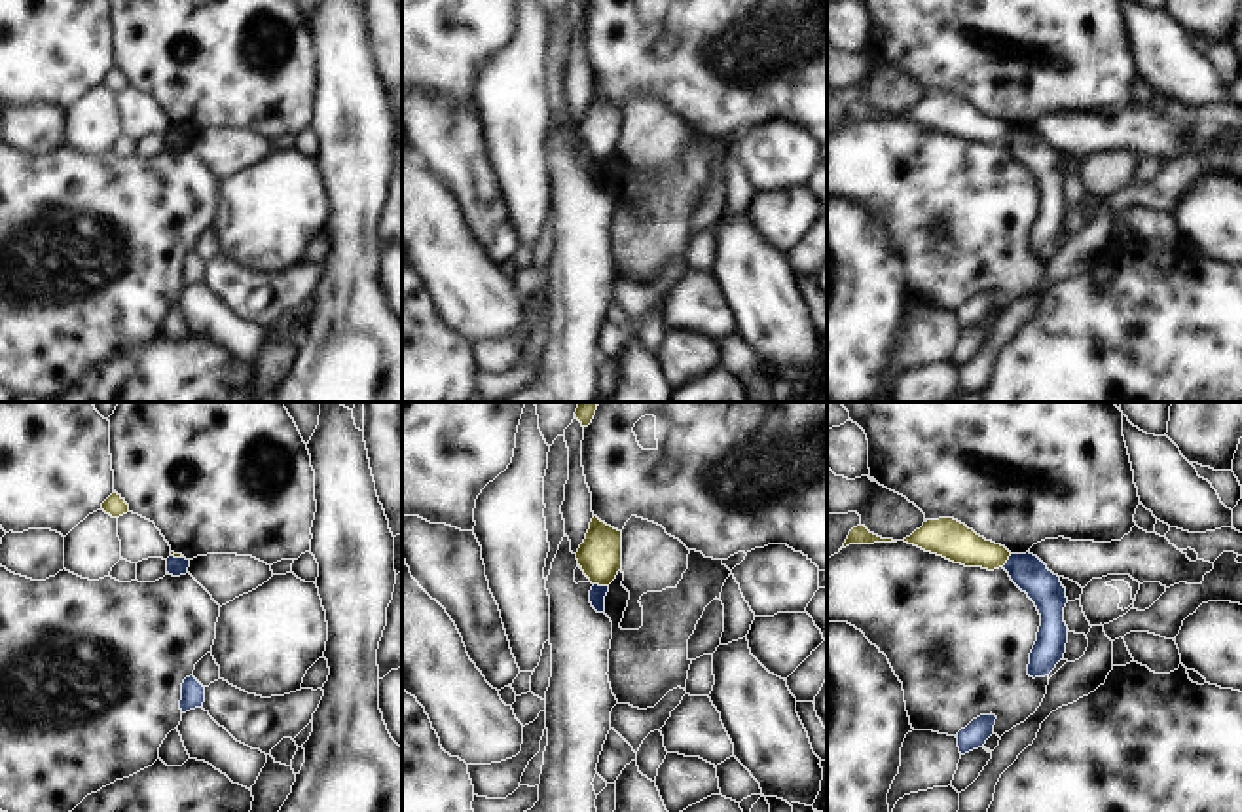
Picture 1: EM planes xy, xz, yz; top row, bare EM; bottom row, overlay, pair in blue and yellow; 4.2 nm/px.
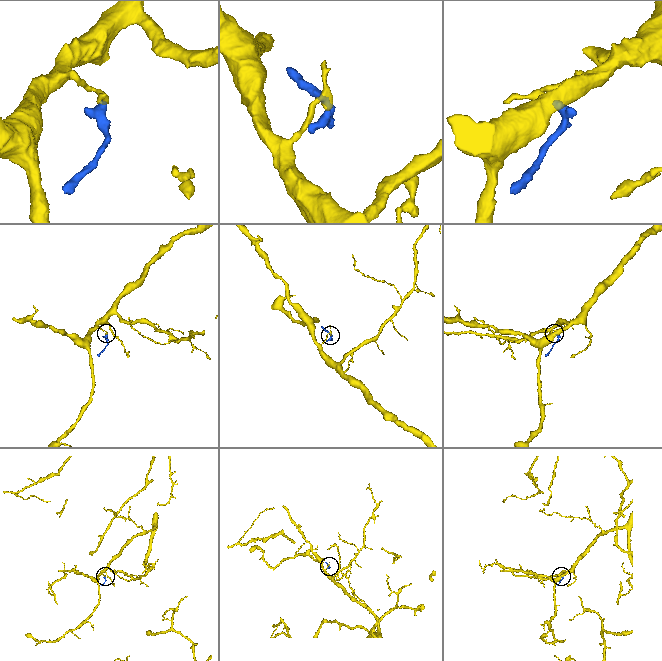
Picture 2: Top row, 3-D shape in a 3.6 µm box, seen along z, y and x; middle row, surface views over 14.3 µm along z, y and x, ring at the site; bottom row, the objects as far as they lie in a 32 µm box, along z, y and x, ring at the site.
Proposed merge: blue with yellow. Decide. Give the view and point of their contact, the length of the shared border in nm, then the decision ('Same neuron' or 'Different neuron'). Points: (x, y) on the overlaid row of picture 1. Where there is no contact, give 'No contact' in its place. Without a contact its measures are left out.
Touches blue at xz (602, 587). Shared border 70 nm. Different neuron

